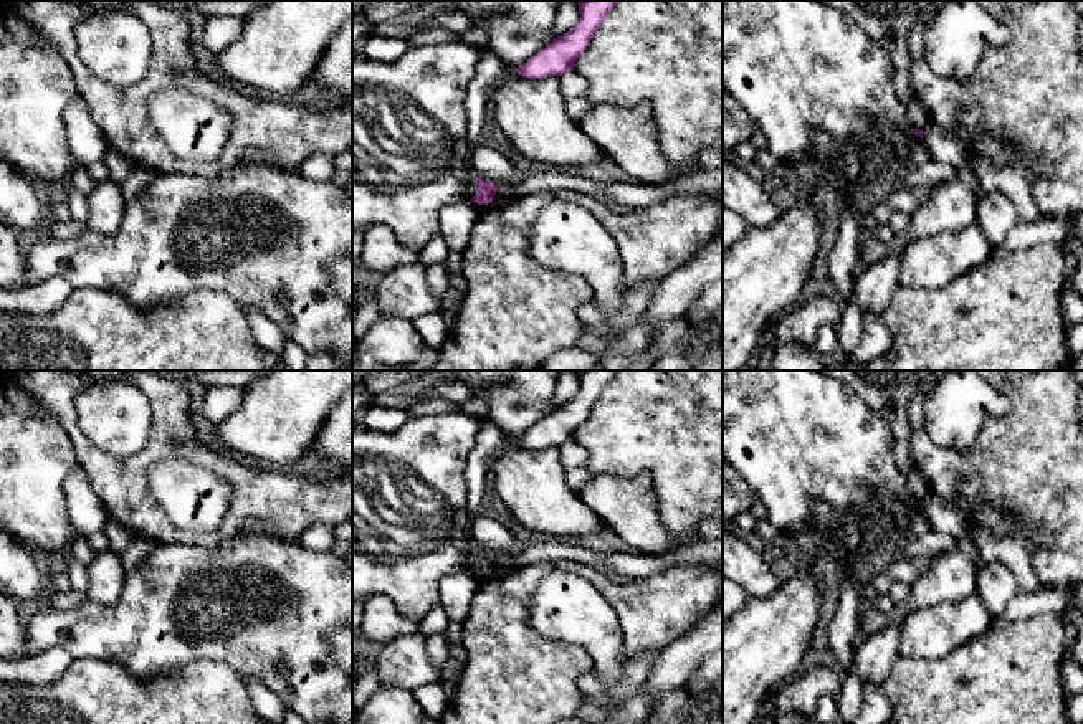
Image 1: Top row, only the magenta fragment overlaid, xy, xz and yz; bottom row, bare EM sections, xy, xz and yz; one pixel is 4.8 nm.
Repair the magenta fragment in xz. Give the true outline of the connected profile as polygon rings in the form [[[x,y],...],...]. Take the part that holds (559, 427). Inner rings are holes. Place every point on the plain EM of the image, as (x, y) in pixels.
[[[582,370],[577,395],[531,426],[516,443],[527,450],[544,450],[574,441],[575,431],[617,374],[618,370]]]

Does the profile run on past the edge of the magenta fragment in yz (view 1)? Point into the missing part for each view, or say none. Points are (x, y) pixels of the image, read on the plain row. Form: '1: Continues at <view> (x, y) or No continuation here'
1: No continuation here

